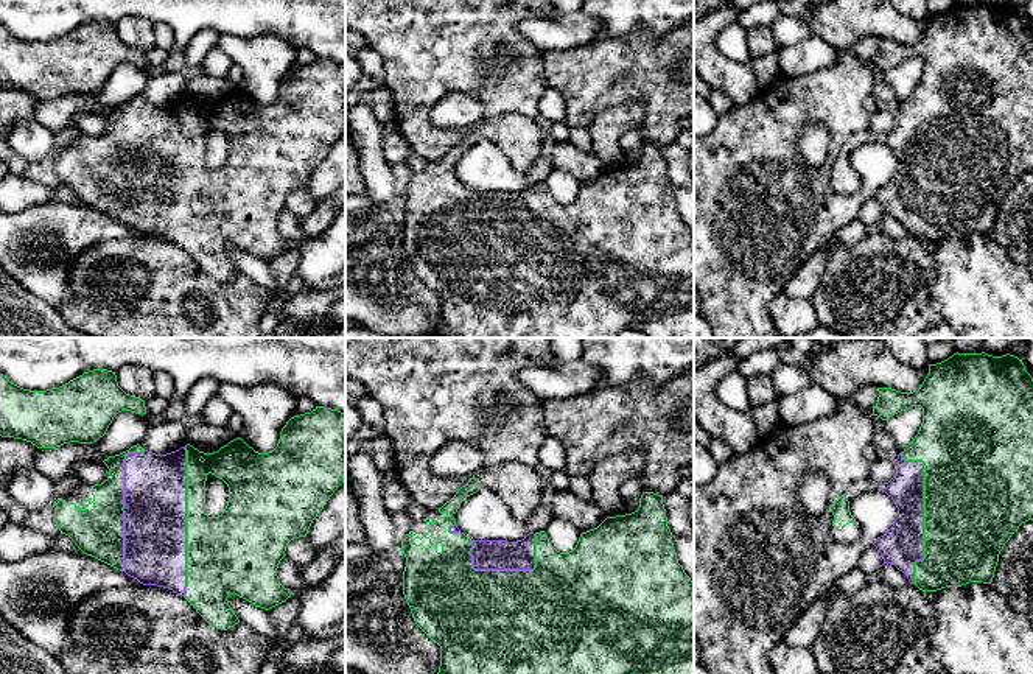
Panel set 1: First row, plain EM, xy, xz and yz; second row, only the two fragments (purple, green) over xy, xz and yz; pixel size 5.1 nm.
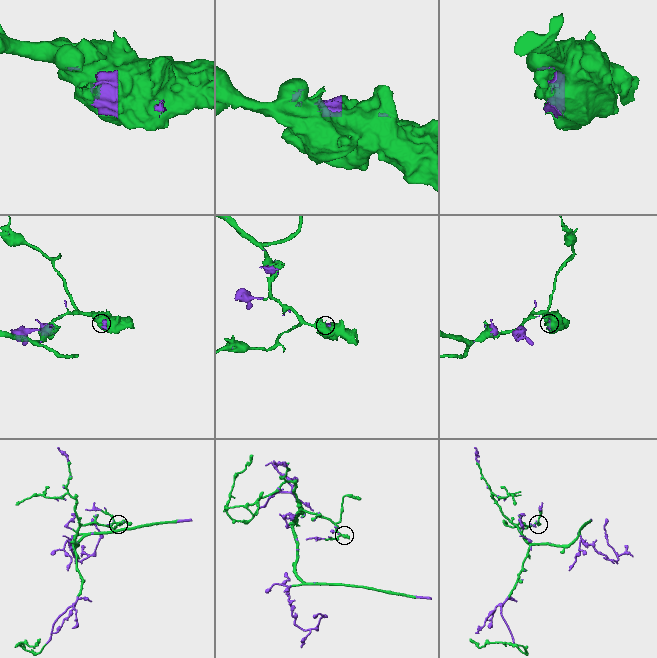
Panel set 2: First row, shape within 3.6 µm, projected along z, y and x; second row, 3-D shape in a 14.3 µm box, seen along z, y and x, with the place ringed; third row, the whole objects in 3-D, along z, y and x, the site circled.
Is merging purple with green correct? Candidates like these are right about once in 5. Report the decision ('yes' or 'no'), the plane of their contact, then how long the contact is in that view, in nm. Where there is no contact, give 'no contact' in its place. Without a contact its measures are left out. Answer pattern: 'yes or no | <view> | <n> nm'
yes | yz | 700 nm

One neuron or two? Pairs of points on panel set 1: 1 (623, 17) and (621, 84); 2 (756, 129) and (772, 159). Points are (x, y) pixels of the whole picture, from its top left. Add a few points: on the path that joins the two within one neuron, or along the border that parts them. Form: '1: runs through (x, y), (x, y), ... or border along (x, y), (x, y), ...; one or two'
1: border along (660, 36), (637, 31), (593, 42); two
2: runs through (756, 137), (756, 143), (764, 151); one

